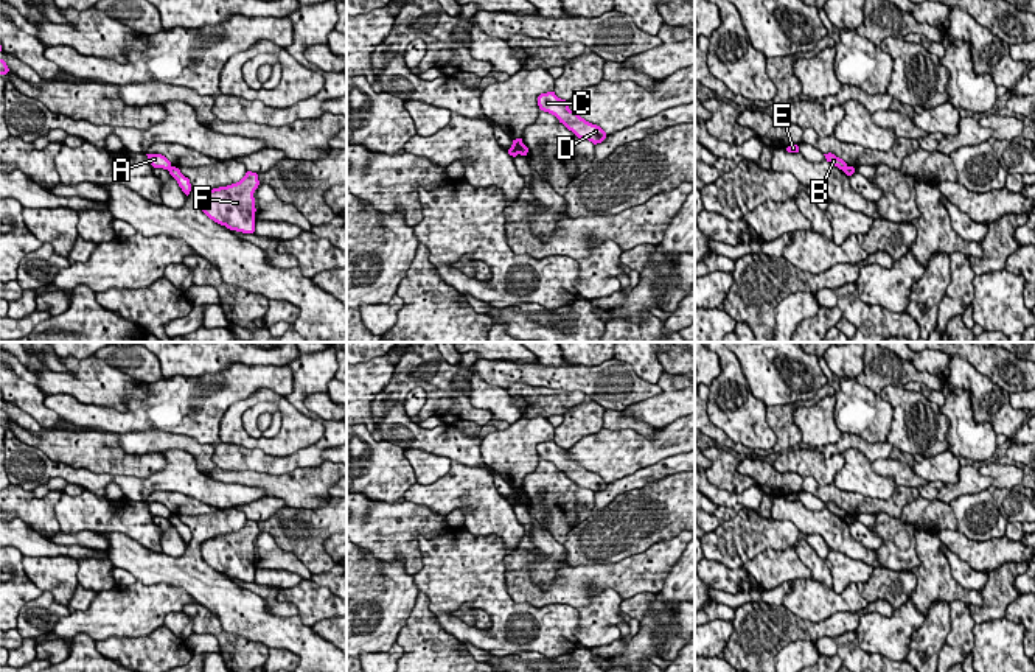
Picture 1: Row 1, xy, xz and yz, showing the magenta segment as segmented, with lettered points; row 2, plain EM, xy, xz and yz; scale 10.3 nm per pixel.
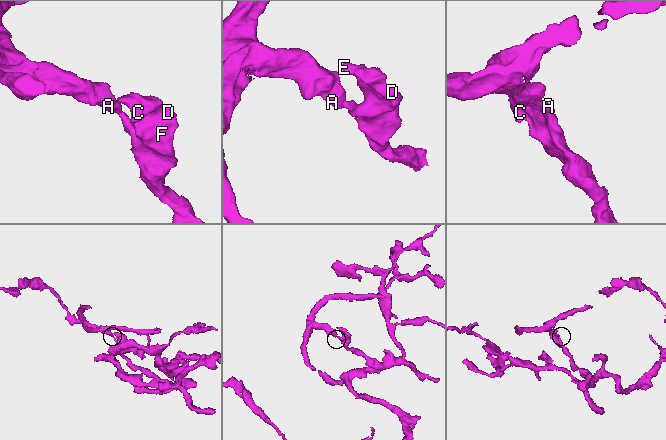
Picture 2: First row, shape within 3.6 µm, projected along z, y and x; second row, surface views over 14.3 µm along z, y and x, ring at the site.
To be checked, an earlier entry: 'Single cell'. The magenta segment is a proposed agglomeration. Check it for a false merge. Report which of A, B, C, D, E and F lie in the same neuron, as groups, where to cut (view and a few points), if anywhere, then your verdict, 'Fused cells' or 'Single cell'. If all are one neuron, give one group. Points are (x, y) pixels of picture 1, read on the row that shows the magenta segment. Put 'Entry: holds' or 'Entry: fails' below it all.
Groups: A B / C D E F. Split along xy (171, 167), (168, 170). Fused cells
Entry: fails

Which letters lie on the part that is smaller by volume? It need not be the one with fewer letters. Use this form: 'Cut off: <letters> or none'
Cut off: A, B

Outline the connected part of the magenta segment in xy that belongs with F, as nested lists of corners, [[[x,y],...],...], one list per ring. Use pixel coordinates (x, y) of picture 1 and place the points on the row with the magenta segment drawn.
[[[247,171],[239,182],[204,193],[202,212],[230,230],[253,233],[256,212],[253,193],[258,185],[258,174]]]

